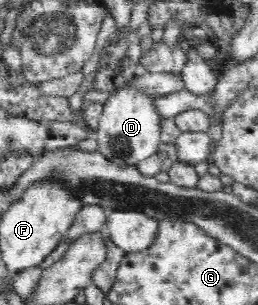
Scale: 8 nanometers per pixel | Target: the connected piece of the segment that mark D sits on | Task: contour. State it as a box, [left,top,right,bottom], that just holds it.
[94,85,162,168]

